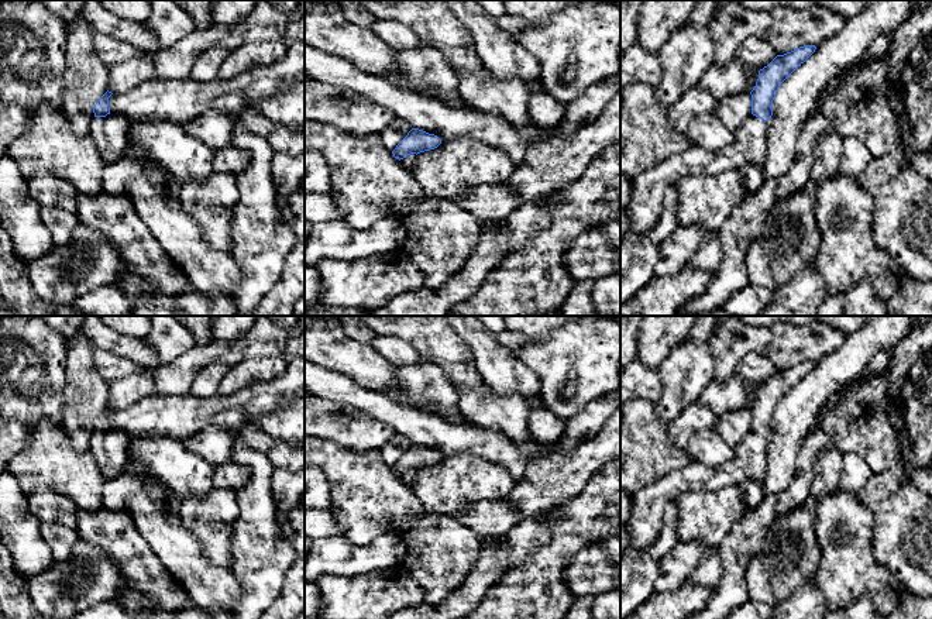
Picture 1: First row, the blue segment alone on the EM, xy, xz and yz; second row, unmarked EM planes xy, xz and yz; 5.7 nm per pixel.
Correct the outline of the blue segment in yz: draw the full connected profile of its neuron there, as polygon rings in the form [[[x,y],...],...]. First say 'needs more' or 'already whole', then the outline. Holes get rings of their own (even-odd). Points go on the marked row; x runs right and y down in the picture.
needs more; [[[804,45],[784,55],[777,55],[759,71],[752,94],[752,114],[735,131],[730,145],[718,151],[708,151],[692,145],[680,155],[664,159],[654,168],[644,171],[632,182],[627,214],[630,230],[643,235],[657,224],[664,193],[682,176],[701,173],[718,175],[744,164],[763,168],[767,154],[767,125],[773,116],[773,100],[781,83],[801,66],[814,52],[815,45]]]

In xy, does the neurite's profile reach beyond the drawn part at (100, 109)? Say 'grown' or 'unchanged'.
grown

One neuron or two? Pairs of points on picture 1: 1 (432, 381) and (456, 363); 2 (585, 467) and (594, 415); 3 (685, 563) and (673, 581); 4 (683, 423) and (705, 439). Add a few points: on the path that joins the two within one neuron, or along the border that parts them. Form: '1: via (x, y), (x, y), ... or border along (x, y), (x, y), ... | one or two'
1: border along (423, 361), (436, 364), (460, 392) | two
2: border along (605, 422), (594, 434), (573, 449), (560, 453) | two
3: via (681, 567), (673, 577) | one
4: border along (714, 427), (700, 430), (685, 449) | two

